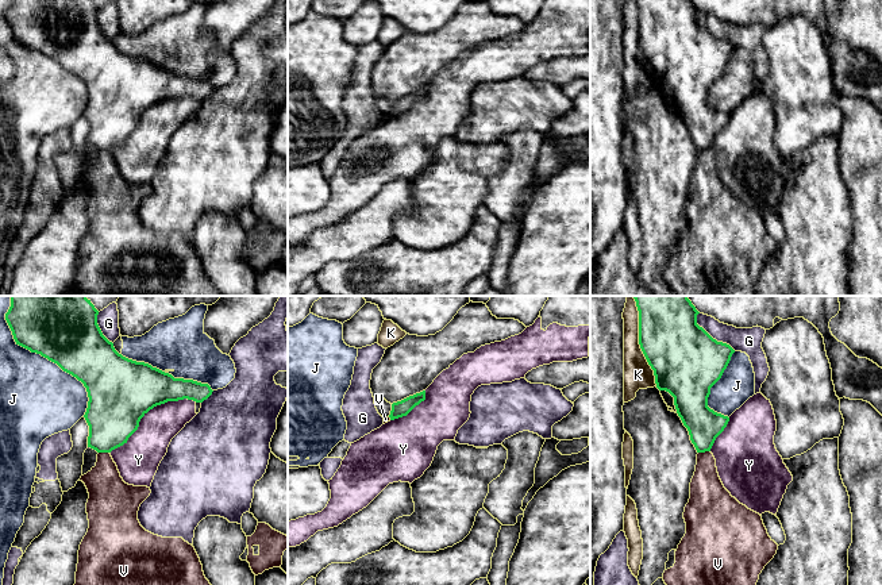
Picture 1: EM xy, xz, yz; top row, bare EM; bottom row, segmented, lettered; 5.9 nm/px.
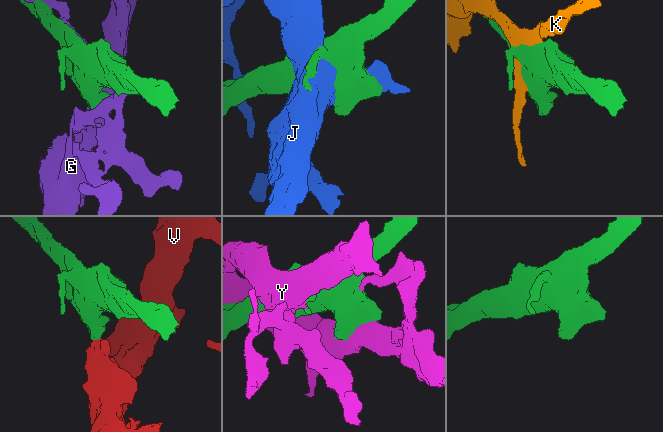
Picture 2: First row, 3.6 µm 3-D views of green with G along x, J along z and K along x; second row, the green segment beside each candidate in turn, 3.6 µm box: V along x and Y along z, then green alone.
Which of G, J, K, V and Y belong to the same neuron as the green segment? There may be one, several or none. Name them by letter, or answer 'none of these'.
none of these

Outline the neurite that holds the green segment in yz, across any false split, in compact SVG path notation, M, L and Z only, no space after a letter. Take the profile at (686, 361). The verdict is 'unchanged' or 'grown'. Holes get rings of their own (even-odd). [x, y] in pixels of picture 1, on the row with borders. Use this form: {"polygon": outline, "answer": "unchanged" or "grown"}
{"polygon": "M633 296L639 311L639 345L654 370L659 390L674 397L674 405L697 453L710 451L729 417L708 407L710 388L721 378L735 350L713 339L697 324L700 313L688 296Z", "answer": "unchanged"}

